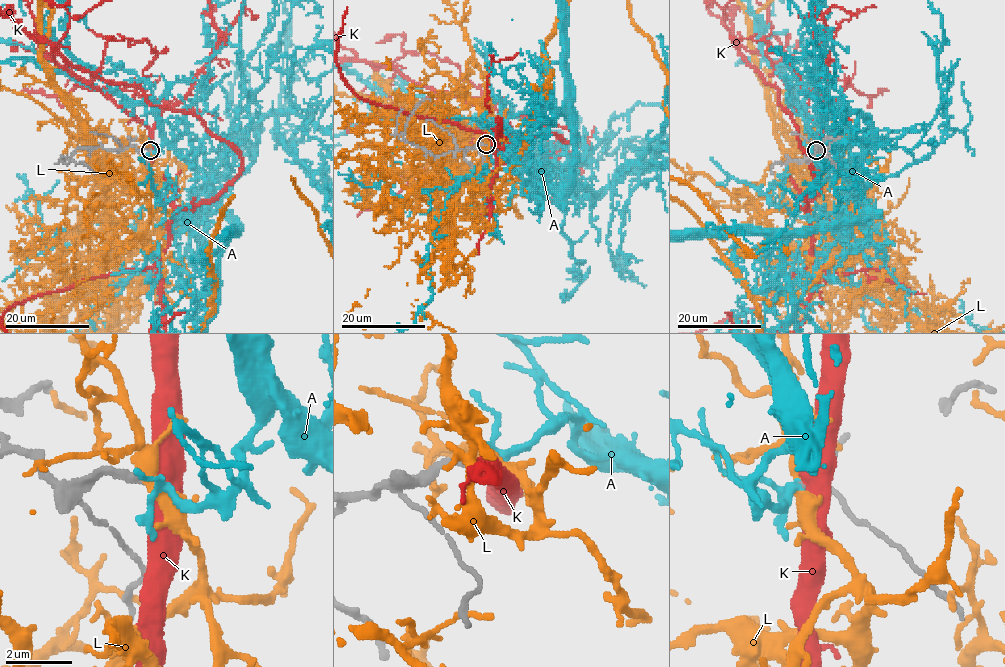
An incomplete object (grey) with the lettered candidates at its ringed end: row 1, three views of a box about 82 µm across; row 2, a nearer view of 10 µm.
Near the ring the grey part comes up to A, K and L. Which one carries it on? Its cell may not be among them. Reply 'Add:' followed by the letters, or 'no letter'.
Add: A

